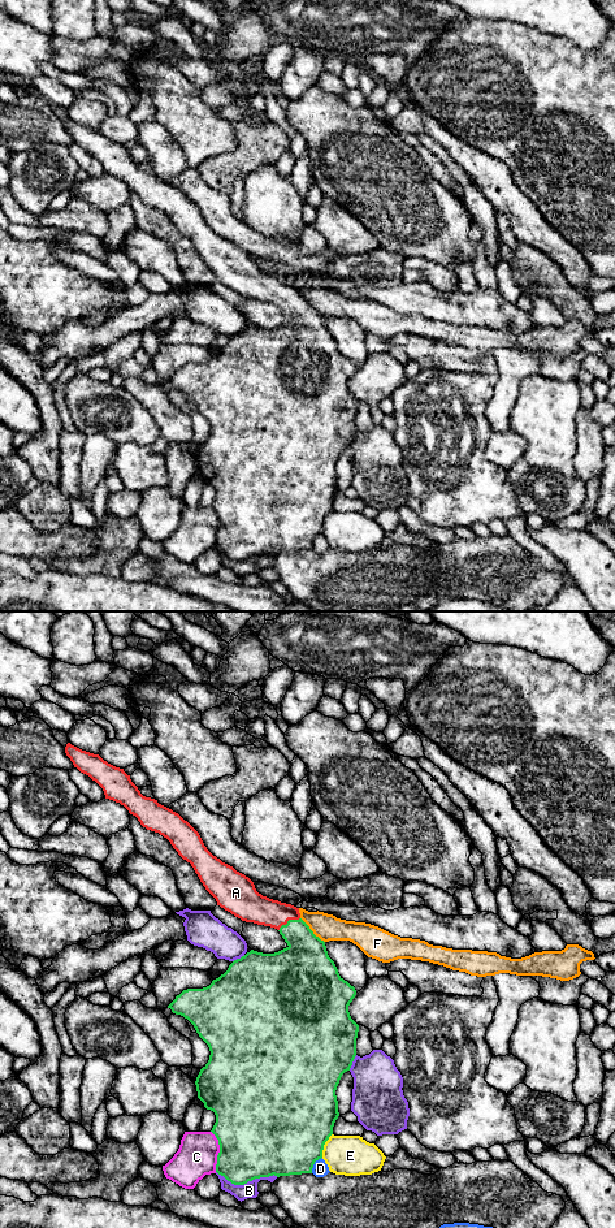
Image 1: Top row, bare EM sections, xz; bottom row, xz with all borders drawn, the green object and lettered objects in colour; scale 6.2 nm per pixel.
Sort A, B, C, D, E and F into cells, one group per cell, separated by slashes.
A / B / C / D / E / F

